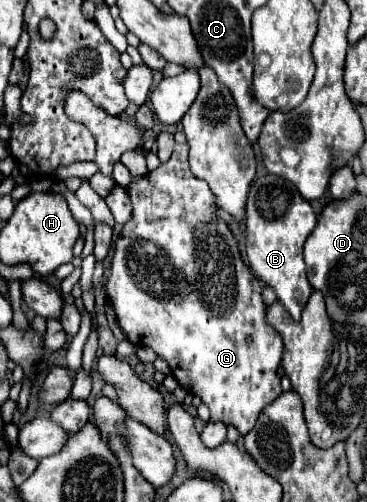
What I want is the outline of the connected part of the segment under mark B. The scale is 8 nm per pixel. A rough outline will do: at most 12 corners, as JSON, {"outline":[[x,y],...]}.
{"outline":[[292,182],[250,186],[246,256],[294,322],[316,214]]}

